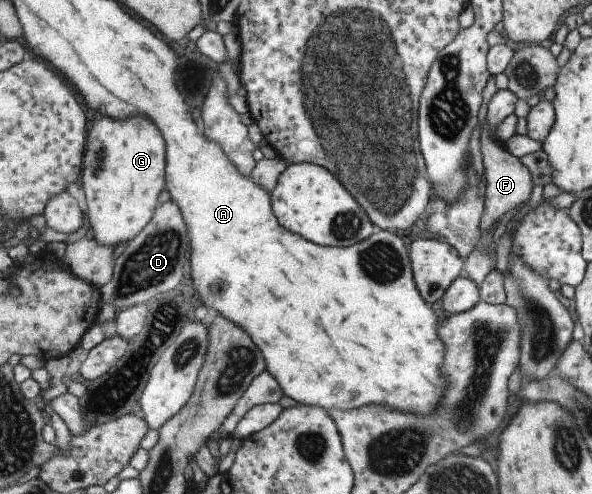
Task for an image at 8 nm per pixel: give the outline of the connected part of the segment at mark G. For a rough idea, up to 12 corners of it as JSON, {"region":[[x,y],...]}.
{"region":[[144,117],[89,123],[78,183],[95,243],[129,242],[164,185]]}

